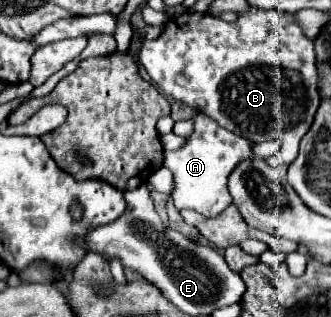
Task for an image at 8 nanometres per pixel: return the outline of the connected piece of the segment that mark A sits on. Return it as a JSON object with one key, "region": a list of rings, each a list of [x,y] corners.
{"region":[[[195,113],[191,121],[195,123],[195,131],[185,139],[185,145],[177,151],[165,153],[165,167],[173,171],[175,179],[171,199],[175,201],[175,207],[179,211],[193,209],[205,217],[215,217],[233,201],[227,191],[227,179],[233,167],[237,167],[237,163],[245,159],[255,159],[251,151],[253,143],[245,137],[225,131],[205,113]]]}

